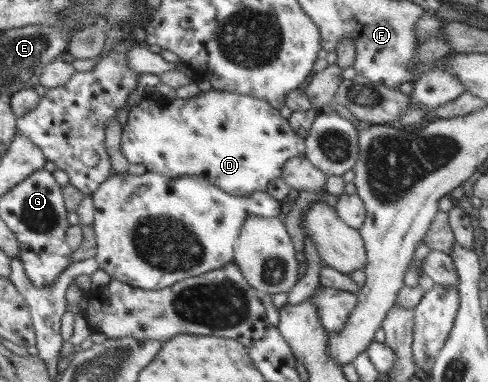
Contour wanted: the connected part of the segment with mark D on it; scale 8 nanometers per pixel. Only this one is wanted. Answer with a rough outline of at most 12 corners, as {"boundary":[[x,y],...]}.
{"boundary":[[213,88],[144,96],[120,151],[232,196],[305,154],[278,109]]}

